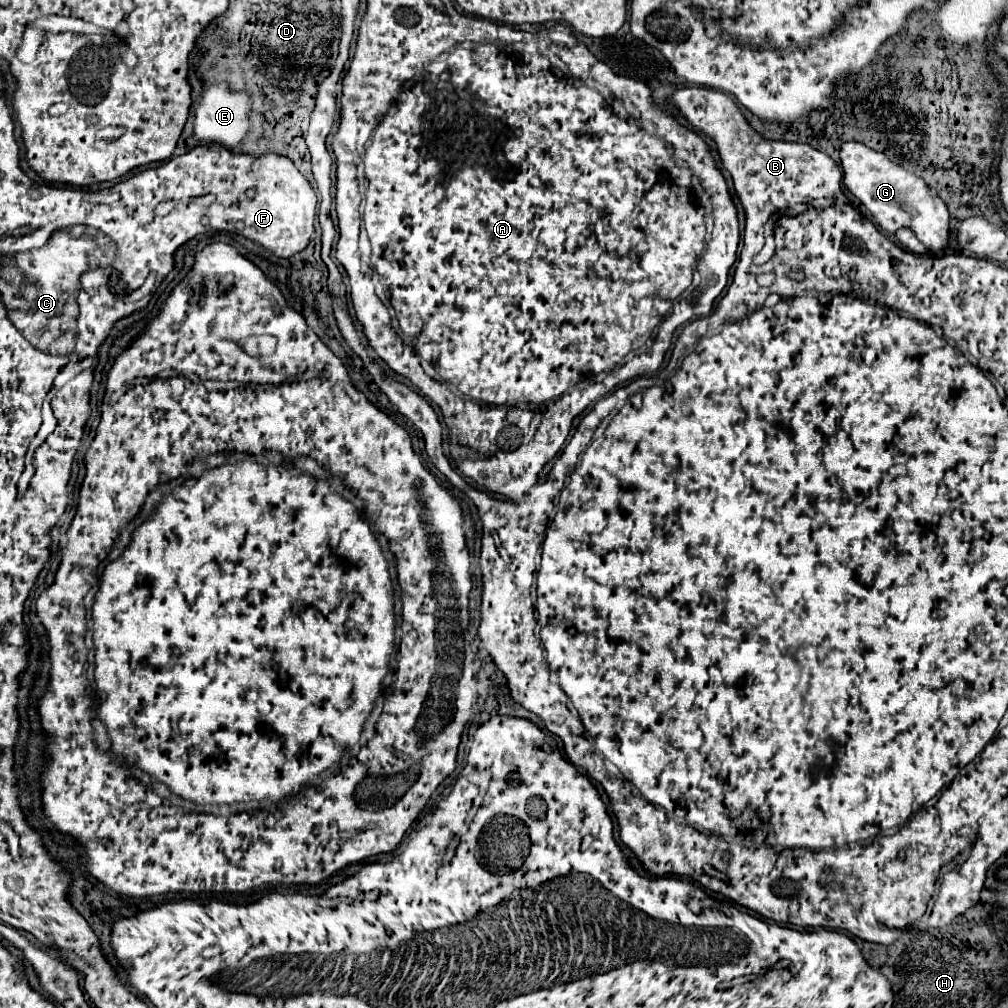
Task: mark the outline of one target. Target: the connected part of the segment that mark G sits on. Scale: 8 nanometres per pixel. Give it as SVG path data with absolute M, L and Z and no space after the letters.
M853 141L841 147L841 167L845 187L871 211L879 229L883 229L887 235L893 235L897 227L911 227L917 239L931 253L941 253L949 245L949 209L943 199L929 195L921 177L889 161L887 155L881 155L879 151Z

